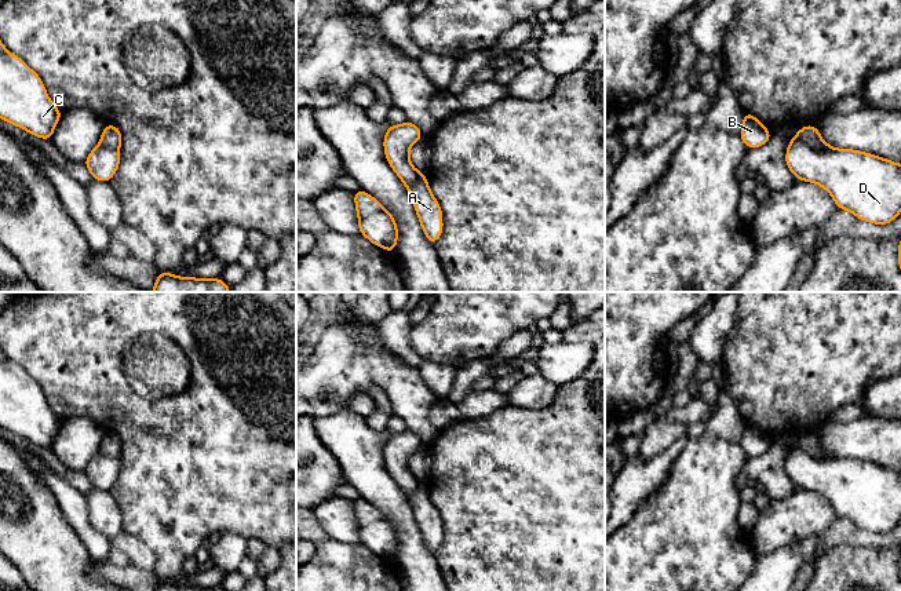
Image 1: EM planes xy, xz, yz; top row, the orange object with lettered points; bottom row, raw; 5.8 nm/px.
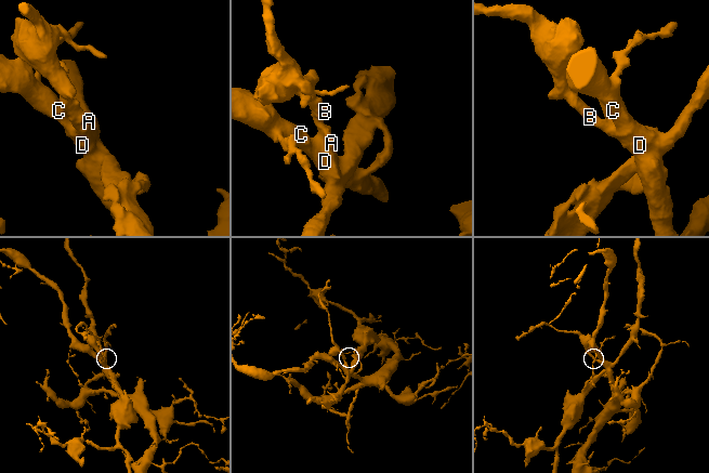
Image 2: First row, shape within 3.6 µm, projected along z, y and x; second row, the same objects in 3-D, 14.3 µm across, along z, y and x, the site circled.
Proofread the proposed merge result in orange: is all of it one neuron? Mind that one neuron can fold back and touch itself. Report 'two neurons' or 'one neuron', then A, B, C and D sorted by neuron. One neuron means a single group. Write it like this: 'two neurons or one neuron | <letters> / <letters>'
two neurons | A / B C D

